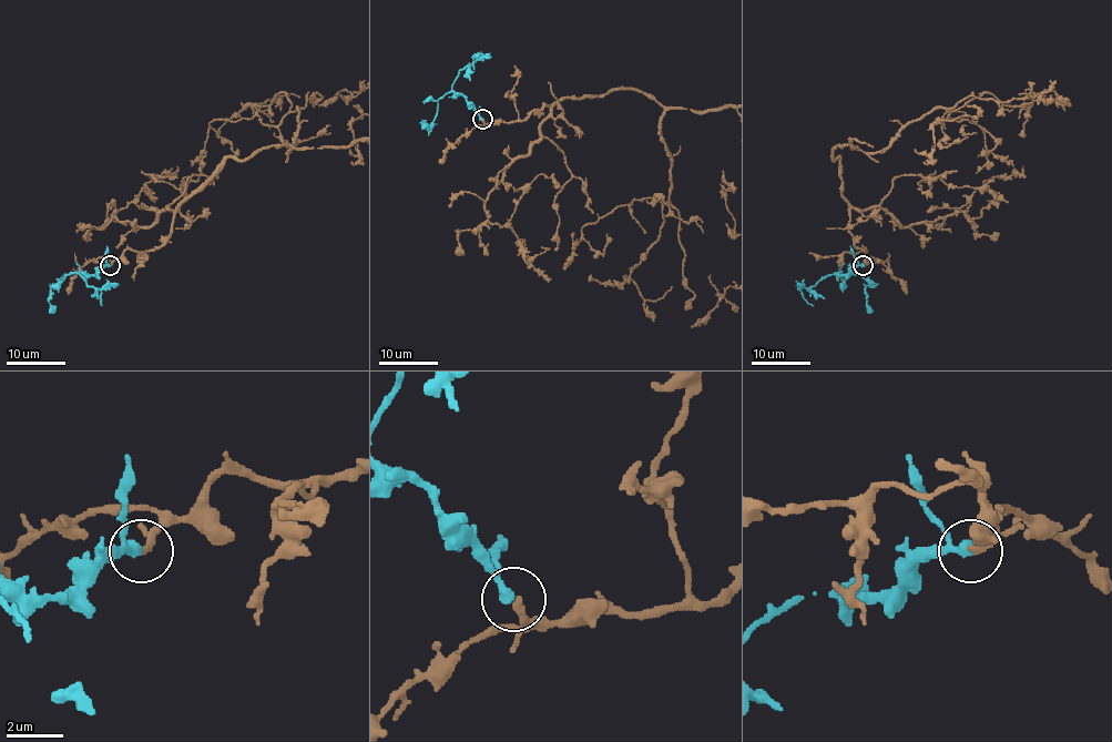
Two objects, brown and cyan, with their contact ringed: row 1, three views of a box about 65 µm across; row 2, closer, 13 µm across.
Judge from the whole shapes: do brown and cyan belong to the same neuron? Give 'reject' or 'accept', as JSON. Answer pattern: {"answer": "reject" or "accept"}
{"answer": "accept"}

